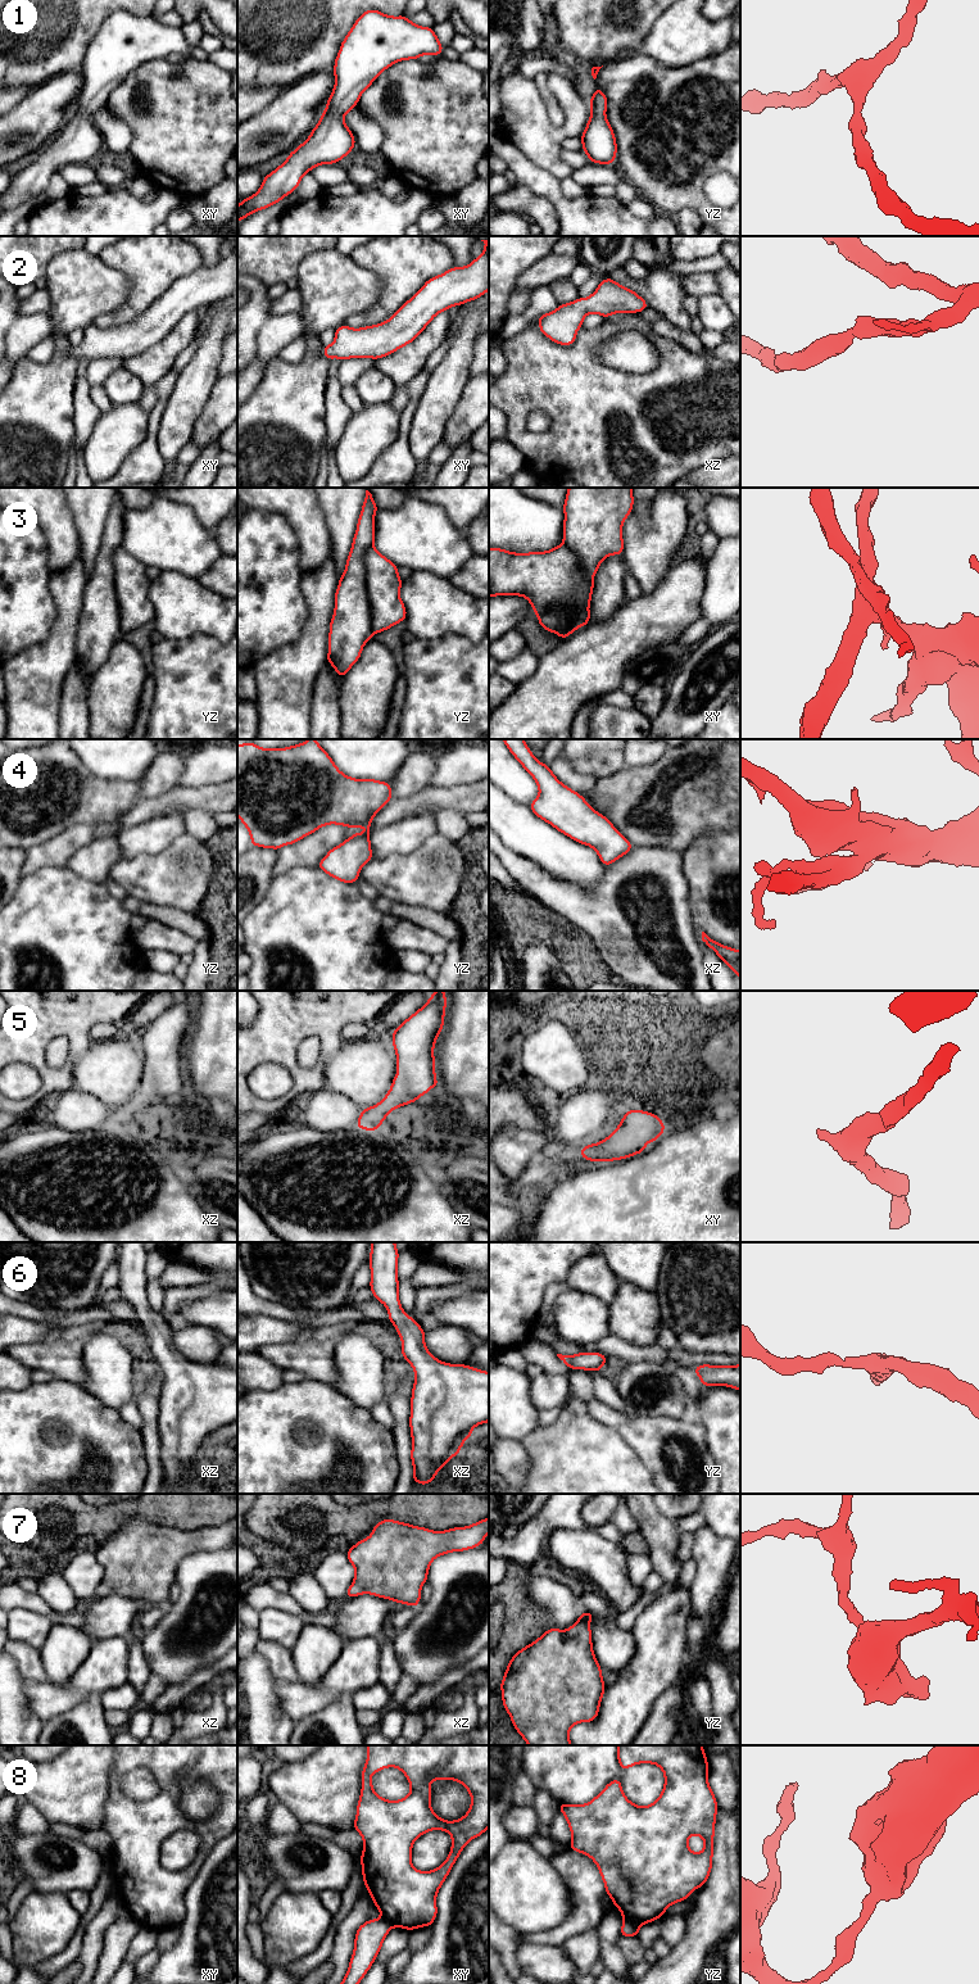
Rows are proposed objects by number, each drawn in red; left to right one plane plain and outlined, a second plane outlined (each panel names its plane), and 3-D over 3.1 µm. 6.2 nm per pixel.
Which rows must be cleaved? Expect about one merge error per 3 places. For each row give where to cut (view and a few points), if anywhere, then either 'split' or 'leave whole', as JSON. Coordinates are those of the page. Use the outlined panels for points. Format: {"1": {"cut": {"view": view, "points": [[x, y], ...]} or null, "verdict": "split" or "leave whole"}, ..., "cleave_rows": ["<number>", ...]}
{"1": {"cut": null, "verdict": "leave whole"}, "2": {"cut": null, "verdict": "leave whole"}, "3": {"cut": {"view": "yz", "points": [[372, 544], [365, 553], [365, 587], [374, 633]]}, "verdict": "split"}, "4": {"cut": null, "verdict": "leave whole"}, "5": {"cut": null, "verdict": "leave whole"}, "6": {"cut": null, "verdict": "leave whole"}, "7": {"cut": null, "verdict": "leave whole"}, "8": {"cut": {"view": "yz", "points": [[624, 1919], [631, 1919], [640, 1925]]}, "verdict": "split"}, "cleave_rows": ["3", "8"]}

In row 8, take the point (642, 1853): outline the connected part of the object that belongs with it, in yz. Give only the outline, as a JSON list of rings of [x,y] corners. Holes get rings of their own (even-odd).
[[[617,1745],[617,1759],[621,1770],[639,1763],[657,1765],[665,1775],[661,1795],[651,1806],[640,1807],[630,1802],[620,1779],[615,1779],[586,1804],[558,1804],[571,1830],[570,1848],[590,1857],[603,1879],[606,1893],[620,1910],[624,1920],[636,1921],[640,1926],[662,1919],[674,1903],[689,1898],[692,1892],[702,1888],[712,1869],[713,1835],[717,1800],[708,1785],[708,1762],[702,1745]],[[698,1835],[704,1842],[699,1853],[690,1851],[688,1839]]]

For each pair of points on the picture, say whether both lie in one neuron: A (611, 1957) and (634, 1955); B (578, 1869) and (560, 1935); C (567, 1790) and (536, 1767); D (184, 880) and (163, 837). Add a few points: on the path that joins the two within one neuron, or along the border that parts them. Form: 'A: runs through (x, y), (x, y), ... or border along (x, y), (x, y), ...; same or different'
A: border along (619, 1935), (619, 1948), (629, 1962); different
B: runs through (580, 1885), (580, 1915), (576, 1919); same
C: runs through (560, 1783), (544, 1767); same
D: border along (184, 832), (155, 854), (137, 854); different

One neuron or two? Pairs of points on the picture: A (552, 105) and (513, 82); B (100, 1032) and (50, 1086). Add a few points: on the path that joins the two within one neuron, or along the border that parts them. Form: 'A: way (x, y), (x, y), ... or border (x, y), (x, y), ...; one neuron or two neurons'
A: border (531, 78), (545, 105), (549, 119), (560, 126); two neurons
B: border (117, 1023), (96, 1023), (91, 1028), (89, 1038); two neurons

